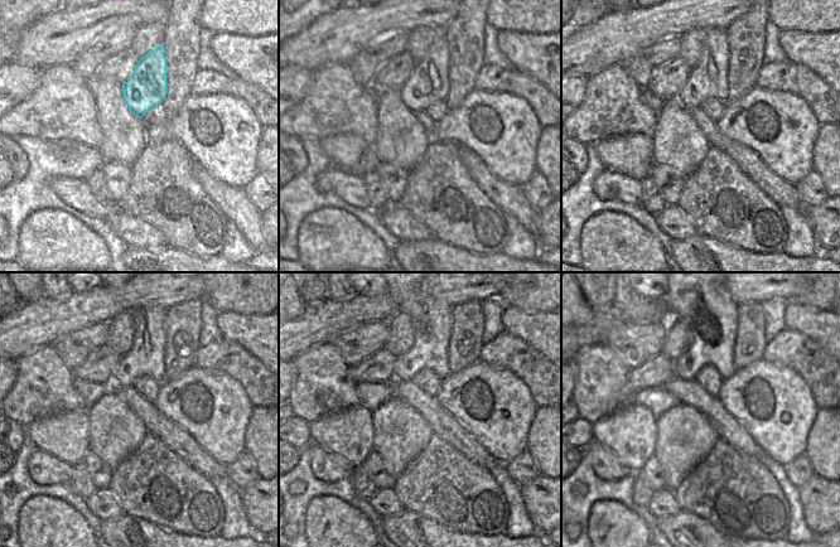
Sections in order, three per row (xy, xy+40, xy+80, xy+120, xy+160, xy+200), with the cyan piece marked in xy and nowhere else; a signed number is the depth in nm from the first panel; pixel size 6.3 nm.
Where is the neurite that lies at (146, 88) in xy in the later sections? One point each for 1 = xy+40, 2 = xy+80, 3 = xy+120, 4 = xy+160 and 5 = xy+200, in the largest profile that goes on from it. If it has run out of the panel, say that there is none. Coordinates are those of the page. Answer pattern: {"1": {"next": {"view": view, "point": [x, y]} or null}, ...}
{"1": {"next": {"view": "xy+40", "point": [429, 81]}}, "2": {"next": {"view": "xy+80", "point": [710, 77]}}, "3": {"next": {"view": "xy+120", "point": [146, 356]}}, "4": {"next": {"view": "xy+160", "point": [431, 320]}}, "5": {"next": {"view": "xy+200", "point": [699, 298]}}}

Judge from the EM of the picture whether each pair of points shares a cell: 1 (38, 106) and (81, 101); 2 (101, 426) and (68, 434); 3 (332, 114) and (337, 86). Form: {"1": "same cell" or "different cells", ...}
{"1": "same cell", "2": "different cells", "3": "same cell"}

